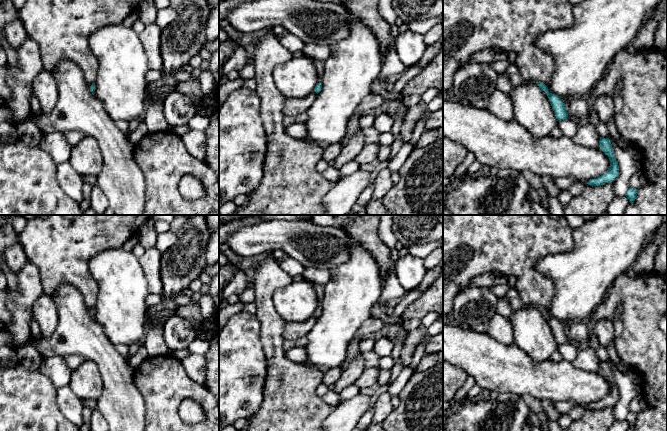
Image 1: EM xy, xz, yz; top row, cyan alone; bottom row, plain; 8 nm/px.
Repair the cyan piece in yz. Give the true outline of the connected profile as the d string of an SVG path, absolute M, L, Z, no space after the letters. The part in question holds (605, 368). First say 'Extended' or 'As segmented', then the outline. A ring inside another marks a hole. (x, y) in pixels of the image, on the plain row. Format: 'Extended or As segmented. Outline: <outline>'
As segmented. Outline: M600 361L599 368L600 373L608 380L610 384L610 390L603 399L589 404L587 408L590 410L601 410L605 407L613 406L613 404L619 400L619 390L616 385L610 363Z

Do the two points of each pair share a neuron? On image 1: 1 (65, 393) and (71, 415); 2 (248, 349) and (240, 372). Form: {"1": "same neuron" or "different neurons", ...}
{"1": "same neuron", "2": "same neuron"}

